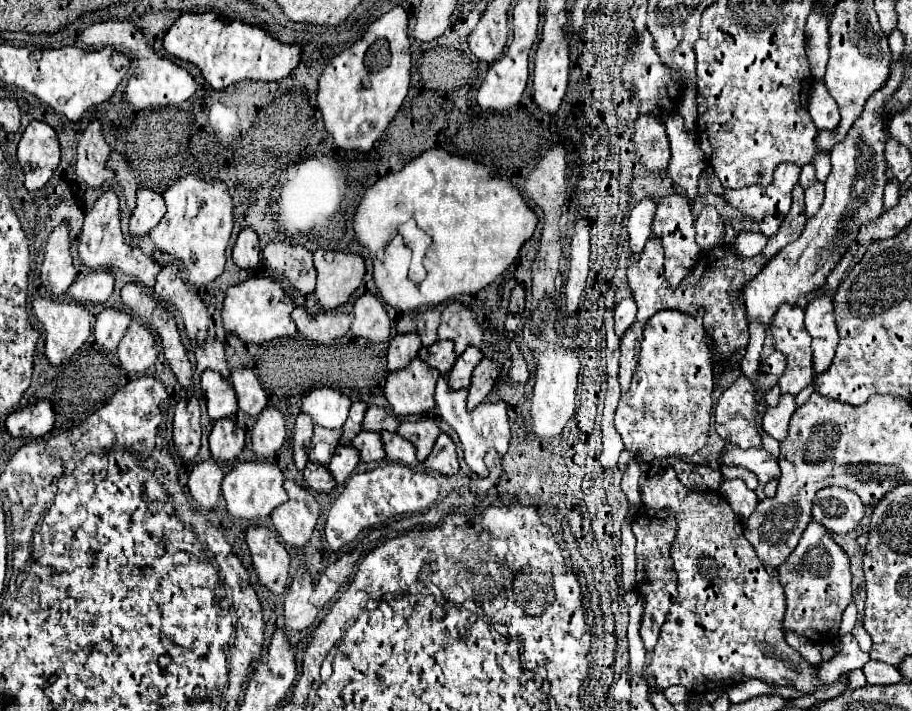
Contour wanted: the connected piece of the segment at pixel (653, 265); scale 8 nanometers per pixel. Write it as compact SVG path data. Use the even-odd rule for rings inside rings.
M792 210L788 212L788 216L782 222L782 230L772 236L766 244L766 248L762 250L762 256L754 256L754 258L740 258L732 246L722 244L722 246L714 246L714 250L706 250L700 254L698 262L694 264L694 270L682 280L682 284L678 288L670 288L670 284L666 282L664 276L664 254L662 254L662 244L658 242L658 238L650 238L644 246L644 252L640 254L640 258L636 262L632 262L628 266L628 286L632 290L633 298L637 304L638 311L636 324L630 326L630 330L626 330L622 342L620 342L620 386L622 392L628 390L632 374L636 370L638 364L638 354L640 354L640 342L642 342L642 326L645 325L653 314L661 310L679 310L680 312L688 312L688 314L698 314L700 308L704 308L703 326L706 333L714 334L714 346L718 346L718 354L734 354L734 350L738 350L738 346L746 348L748 346L748 322L746 322L746 310L742 310L742 306L738 306L738 302L734 302L734 290L742 290L742 286L746 286L744 282L754 278L754 274L758 274L758 270L762 270L762 266L766 262L770 262L770 258L774 258L776 250L780 250L782 246L794 242L794 238L798 238L798 234L802 234L802 226L806 224L806 220L792 220Z

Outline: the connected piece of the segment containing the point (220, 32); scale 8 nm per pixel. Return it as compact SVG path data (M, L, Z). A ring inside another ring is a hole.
M214 12L182 14L166 32L164 48L168 54L198 66L214 90L224 90L240 80L282 80L300 64L302 54L298 44L282 44L258 26L242 20L222 20Z

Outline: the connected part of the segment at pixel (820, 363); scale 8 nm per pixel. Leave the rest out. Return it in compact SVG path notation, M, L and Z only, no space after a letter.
M830 296L816 298L810 302L810 306L806 306L806 330L812 336L814 374L820 374L830 366L838 346L838 330Z

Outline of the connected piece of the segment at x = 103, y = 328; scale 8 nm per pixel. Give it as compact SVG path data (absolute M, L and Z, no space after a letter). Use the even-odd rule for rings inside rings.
M106 306L96 320L96 328L94 328L96 342L106 350L117 349L118 342L126 334L130 320L132 320L132 316L128 312L120 310L120 308Z

